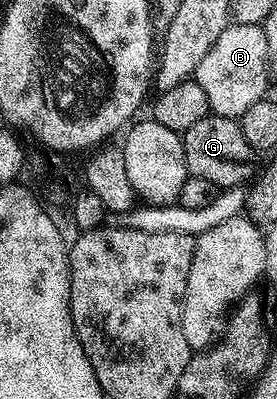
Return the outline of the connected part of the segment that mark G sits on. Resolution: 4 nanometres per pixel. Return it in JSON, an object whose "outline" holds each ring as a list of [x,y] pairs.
{"outline":[[[210,114],[202,118],[202,122],[194,122],[190,130],[182,133],[182,139],[189,176],[206,178],[206,182],[214,182],[217,189],[221,189],[243,185],[243,180],[251,181],[257,175],[258,154],[242,135],[239,119]]]}

